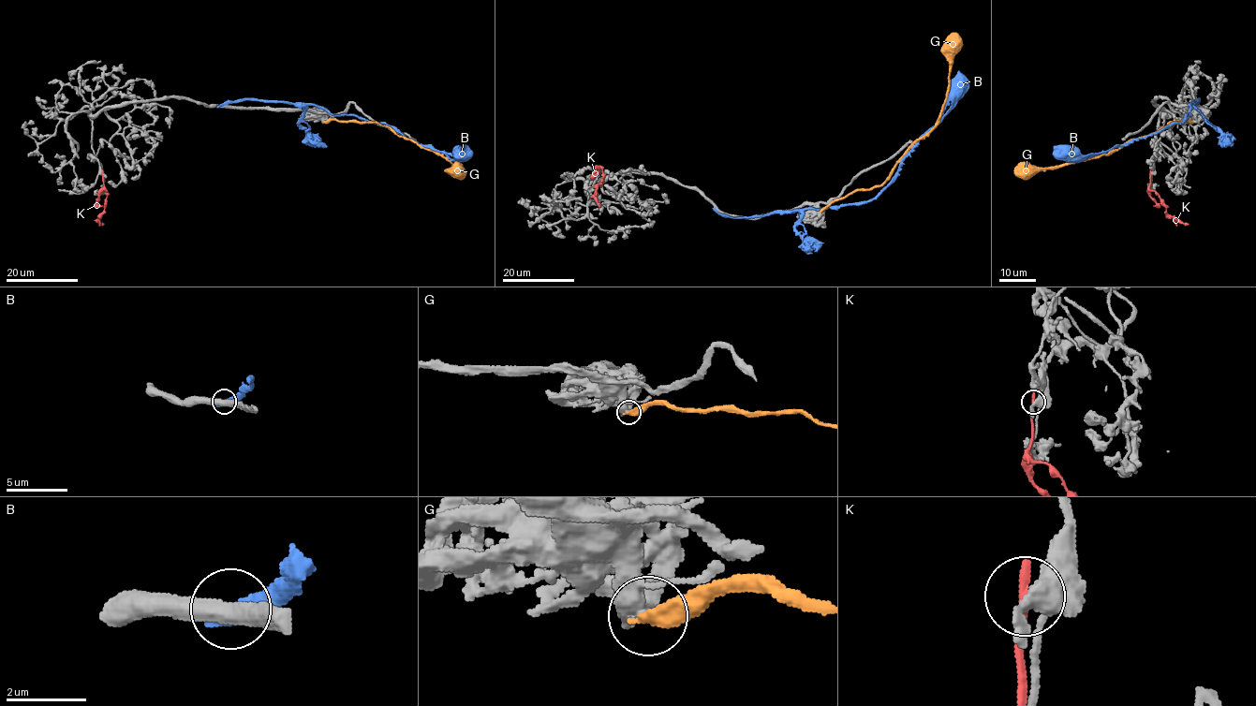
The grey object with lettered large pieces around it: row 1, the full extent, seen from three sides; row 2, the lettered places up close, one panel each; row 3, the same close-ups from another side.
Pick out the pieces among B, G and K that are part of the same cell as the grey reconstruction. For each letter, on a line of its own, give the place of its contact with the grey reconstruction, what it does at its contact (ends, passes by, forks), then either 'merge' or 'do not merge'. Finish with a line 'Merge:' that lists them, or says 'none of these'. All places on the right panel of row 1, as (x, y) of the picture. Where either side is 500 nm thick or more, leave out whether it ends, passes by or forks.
B: (1190, 106) | do not merge
G: (1192, 122) | it ends | do not merge
K: (1150, 172) | it ends | do not merge
Merge: none of these

